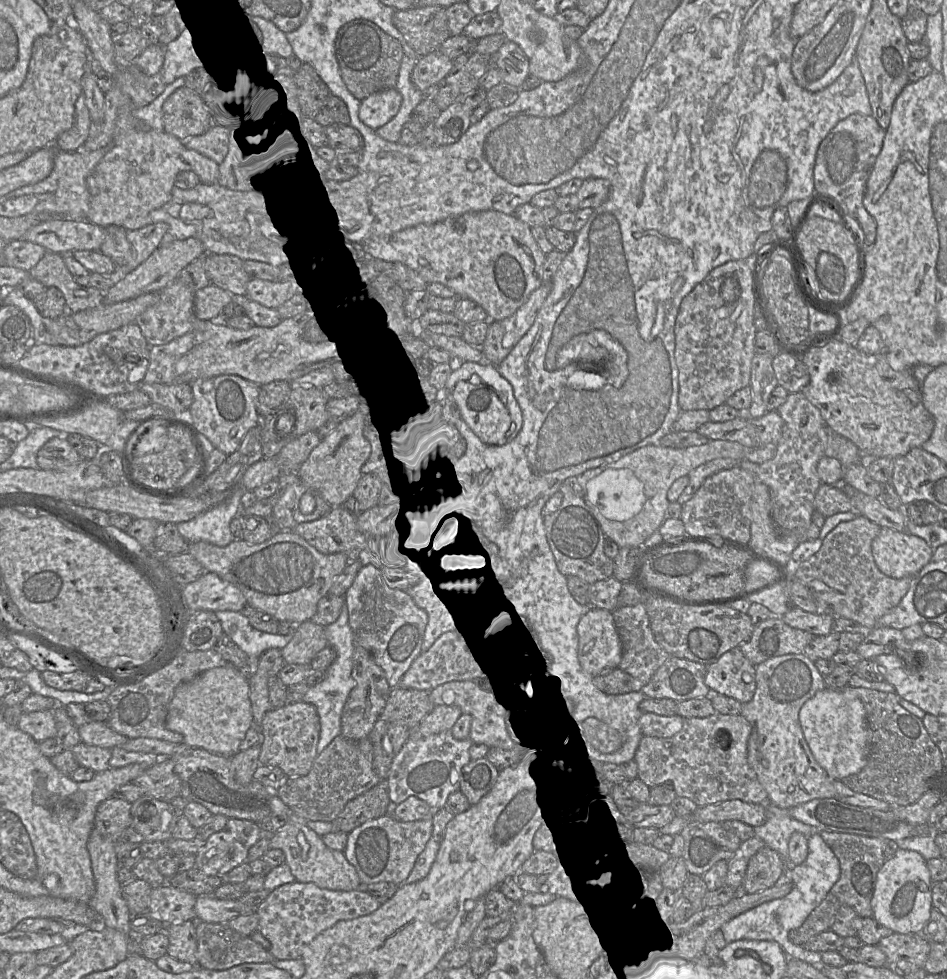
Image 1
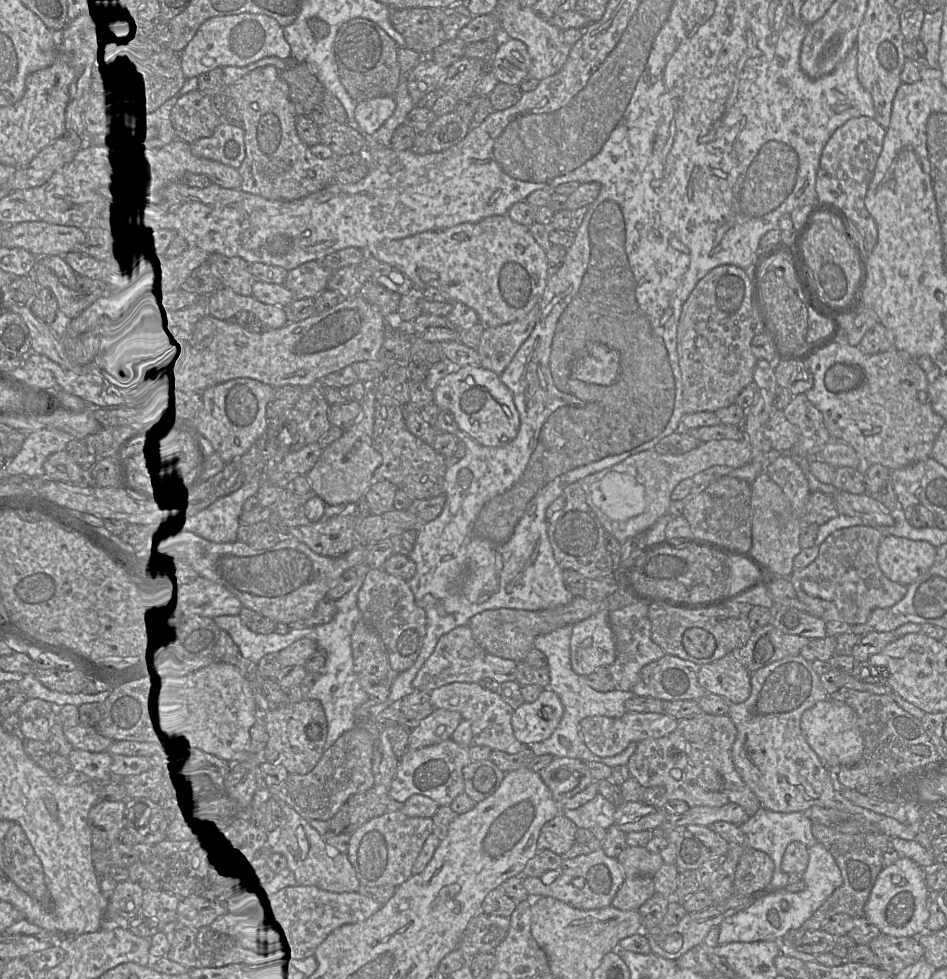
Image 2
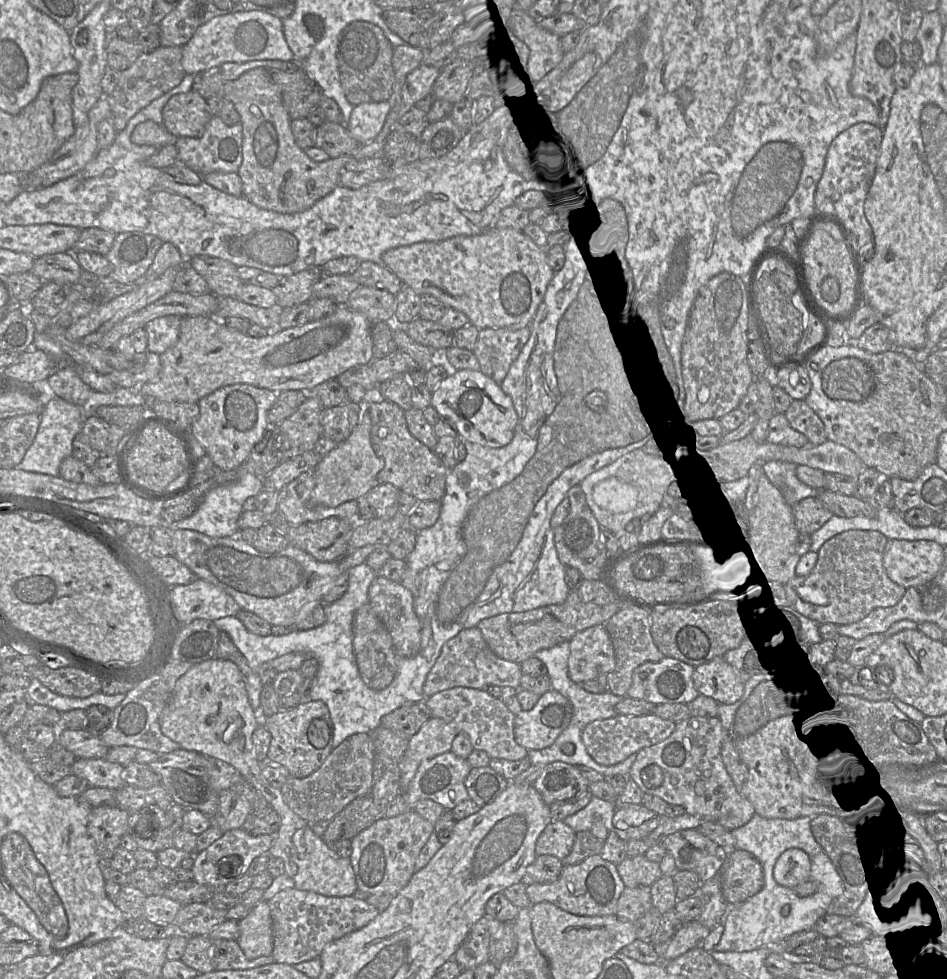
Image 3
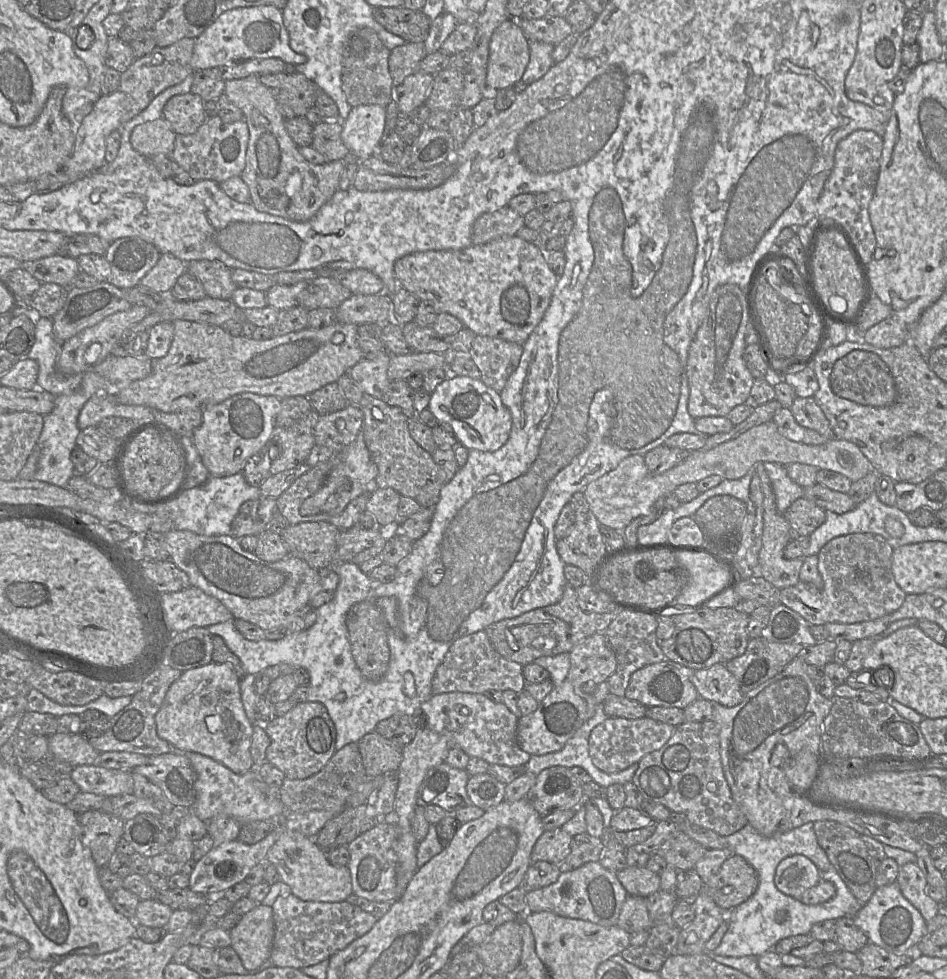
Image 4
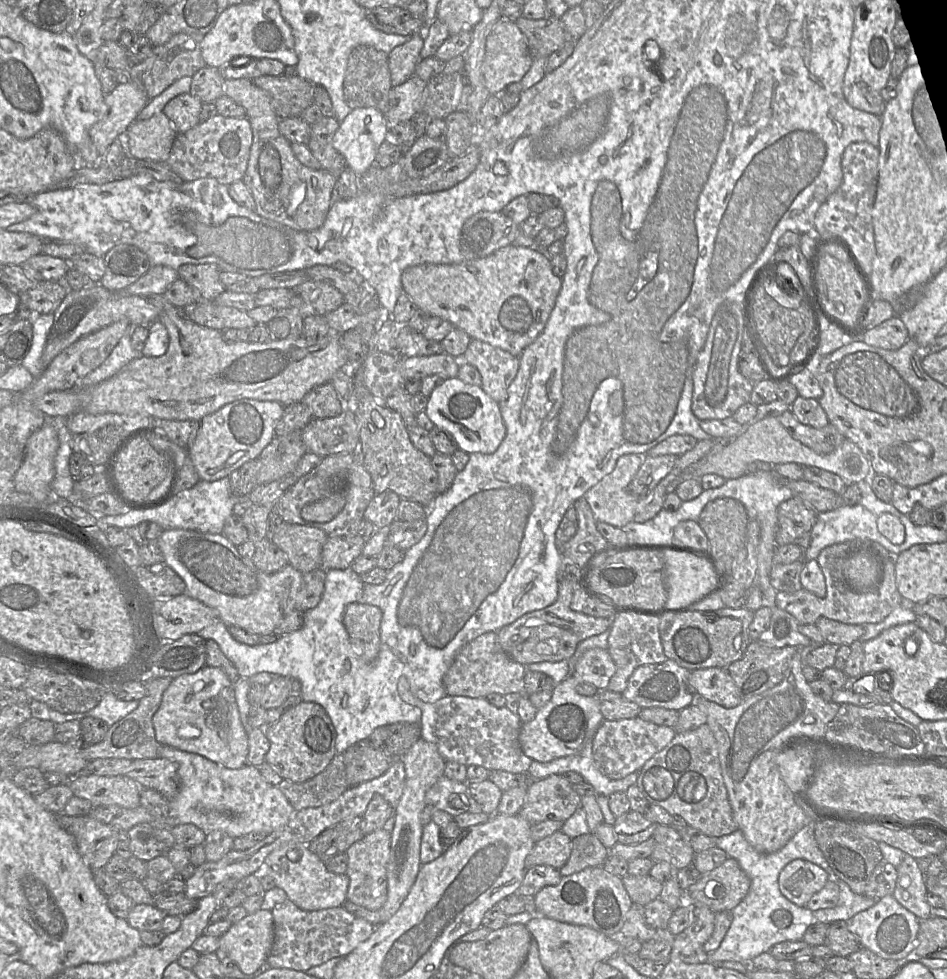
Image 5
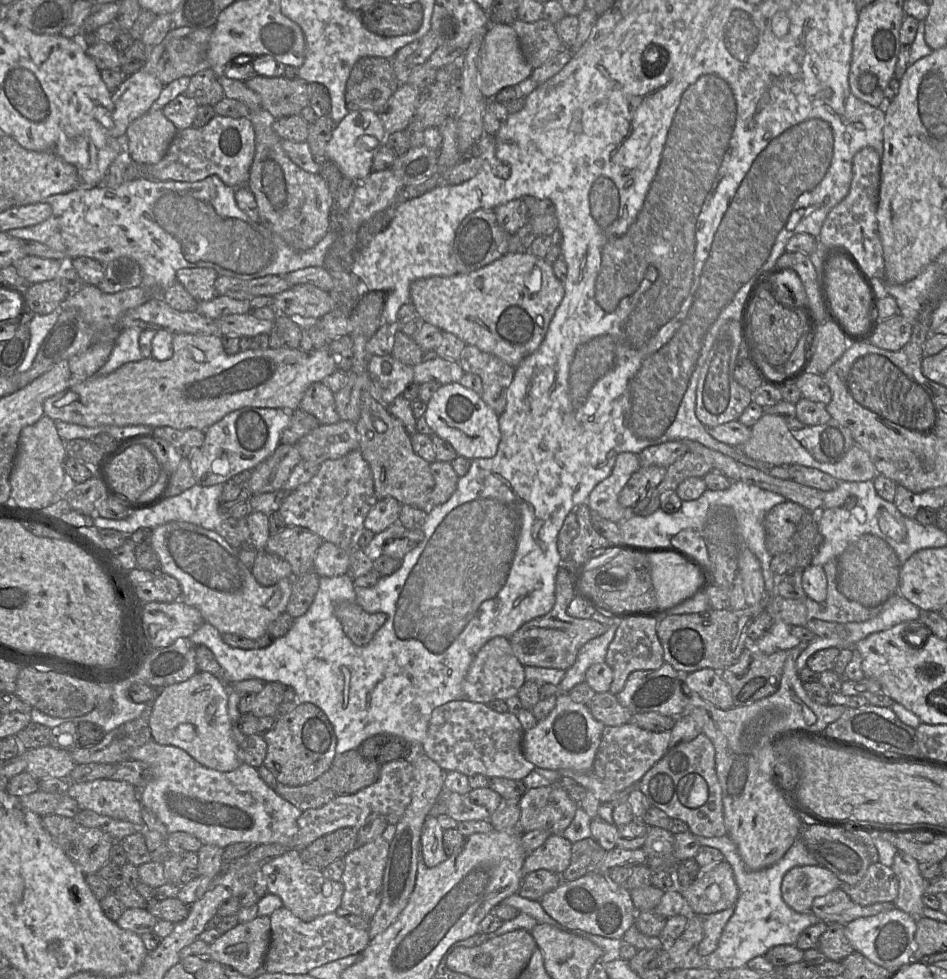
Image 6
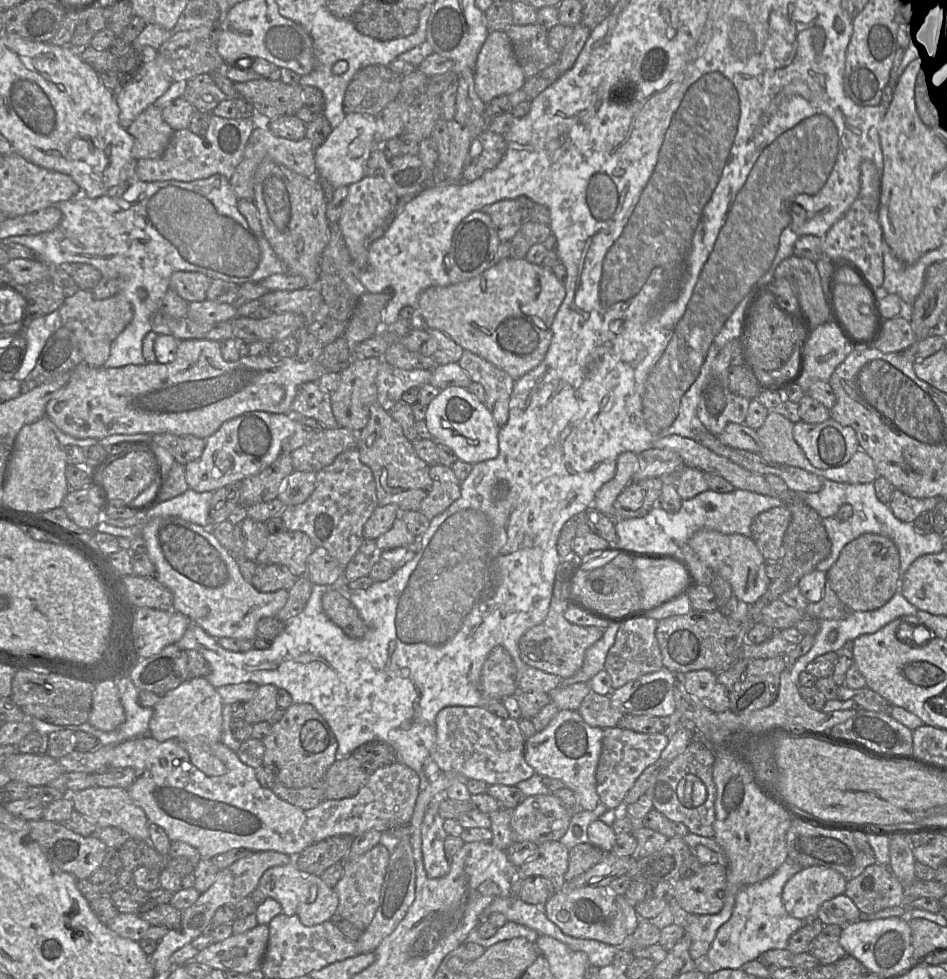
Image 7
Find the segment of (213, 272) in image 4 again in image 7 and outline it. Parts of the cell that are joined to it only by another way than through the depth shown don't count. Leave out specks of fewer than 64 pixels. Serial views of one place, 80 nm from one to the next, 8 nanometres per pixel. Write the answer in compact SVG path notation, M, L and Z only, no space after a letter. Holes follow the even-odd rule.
M176 271L171 275L169 288L187 302L207 300L207 291L213 279L200 272Z

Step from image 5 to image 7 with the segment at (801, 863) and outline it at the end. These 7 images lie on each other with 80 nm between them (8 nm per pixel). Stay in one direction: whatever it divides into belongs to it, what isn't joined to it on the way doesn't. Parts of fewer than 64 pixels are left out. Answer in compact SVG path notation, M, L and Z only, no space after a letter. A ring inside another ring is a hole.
M823 866L803 867L786 882L782 901L791 916L815 920L820 906L844 894L846 885L847 880L836 870Z

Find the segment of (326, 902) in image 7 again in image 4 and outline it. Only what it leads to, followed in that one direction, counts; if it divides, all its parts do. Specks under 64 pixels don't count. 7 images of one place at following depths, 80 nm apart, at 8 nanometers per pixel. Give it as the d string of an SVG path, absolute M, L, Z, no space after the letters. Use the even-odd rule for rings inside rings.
M279 820L279 821L280 821L280 825L281 825L281 834L280 834L279 838L277 839L277 841L275 842L275 844L272 846L272 848L268 851L265 863L272 864L276 867L280 880L282 882L286 883L291 888L291 893L304 901L341 902L341 901L344 901L345 899L347 899L347 897L349 897L352 894L351 875L350 875L350 871L349 871L349 868L347 867L347 865L346 866L335 866L335 865L331 864L330 861L328 860L327 852L322 850L317 845L314 838L309 838L297 831L284 829L282 827L282 820Z

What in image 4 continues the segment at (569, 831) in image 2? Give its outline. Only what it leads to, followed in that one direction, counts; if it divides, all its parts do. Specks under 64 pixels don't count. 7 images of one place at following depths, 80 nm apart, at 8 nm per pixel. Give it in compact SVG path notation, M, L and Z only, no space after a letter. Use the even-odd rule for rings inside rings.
M562 828L545 830L533 847L531 862L547 861L560 865L570 854L572 842L573 836Z

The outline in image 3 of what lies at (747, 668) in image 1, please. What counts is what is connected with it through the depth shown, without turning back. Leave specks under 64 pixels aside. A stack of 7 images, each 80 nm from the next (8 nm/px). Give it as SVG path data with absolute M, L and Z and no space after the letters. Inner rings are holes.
M723 657L697 666L693 674L695 688L701 695L713 697L722 704L739 702L748 682Z

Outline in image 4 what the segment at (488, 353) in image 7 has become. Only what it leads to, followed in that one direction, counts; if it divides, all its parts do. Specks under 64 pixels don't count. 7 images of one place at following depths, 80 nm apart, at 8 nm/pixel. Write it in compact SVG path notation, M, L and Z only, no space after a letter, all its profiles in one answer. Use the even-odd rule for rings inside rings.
M515 236L503 237L483 245L470 245L460 250L428 250L405 255L394 264L400 287L420 301L431 303L439 313L457 317L476 335L500 338L524 344L542 320L551 302L558 276L550 269L547 255L539 244Z

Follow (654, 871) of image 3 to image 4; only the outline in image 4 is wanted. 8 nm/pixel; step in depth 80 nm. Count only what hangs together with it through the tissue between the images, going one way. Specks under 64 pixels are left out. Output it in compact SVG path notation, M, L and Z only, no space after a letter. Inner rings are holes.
M627 866L616 874L629 895L648 898L660 890L660 875L650 871L646 866Z

